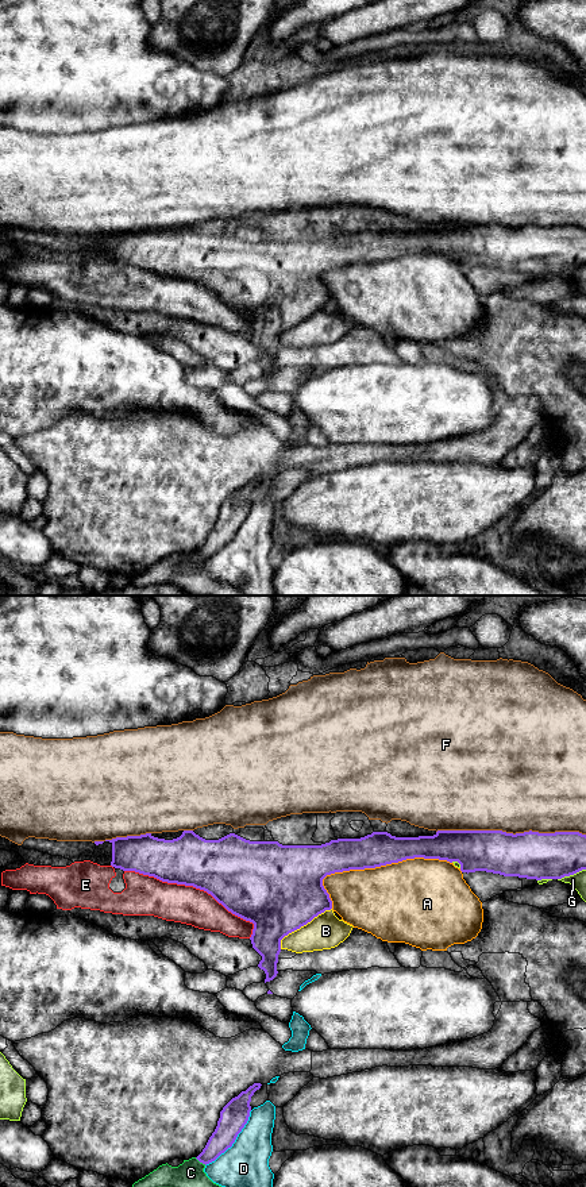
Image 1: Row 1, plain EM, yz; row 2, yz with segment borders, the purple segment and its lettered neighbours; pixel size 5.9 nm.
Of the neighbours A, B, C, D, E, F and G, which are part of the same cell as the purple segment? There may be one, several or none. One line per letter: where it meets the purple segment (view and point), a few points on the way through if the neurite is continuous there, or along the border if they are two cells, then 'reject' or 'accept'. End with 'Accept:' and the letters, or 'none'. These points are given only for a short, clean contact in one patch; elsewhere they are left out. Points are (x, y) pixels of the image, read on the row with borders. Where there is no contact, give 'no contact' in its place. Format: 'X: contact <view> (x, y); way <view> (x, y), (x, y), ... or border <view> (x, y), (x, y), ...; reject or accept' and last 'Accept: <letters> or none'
A: contact yz (384, 864); reject
B: contact yz (301, 925); border yz (331, 908), (289, 932), (281, 940), (280, 948); reject
C: contact yz (200, 1162); reject
D: contact yz (234, 1141); reject
E: contact yz (195, 886); reject
F: contact yz (511, 833); reject
G: contact yz (571, 874); reject
Accept: none

